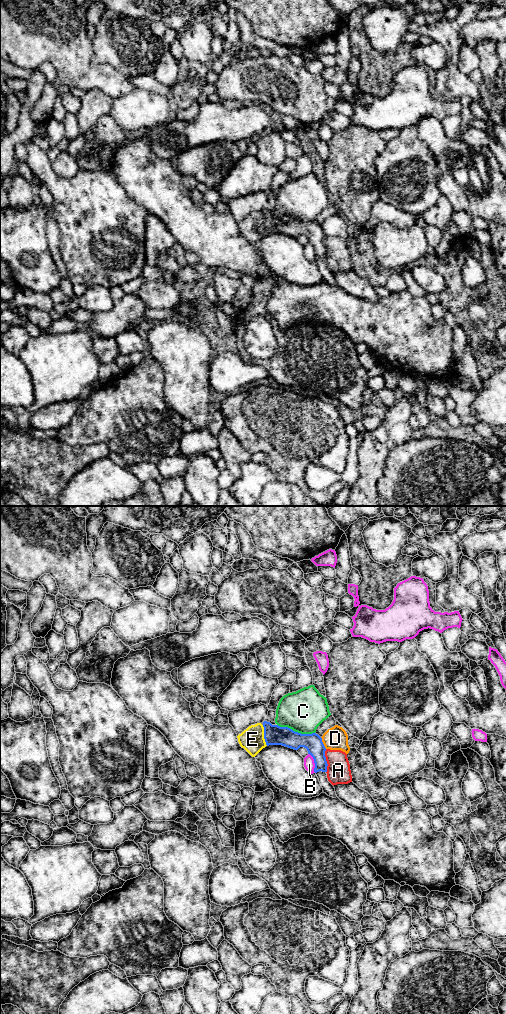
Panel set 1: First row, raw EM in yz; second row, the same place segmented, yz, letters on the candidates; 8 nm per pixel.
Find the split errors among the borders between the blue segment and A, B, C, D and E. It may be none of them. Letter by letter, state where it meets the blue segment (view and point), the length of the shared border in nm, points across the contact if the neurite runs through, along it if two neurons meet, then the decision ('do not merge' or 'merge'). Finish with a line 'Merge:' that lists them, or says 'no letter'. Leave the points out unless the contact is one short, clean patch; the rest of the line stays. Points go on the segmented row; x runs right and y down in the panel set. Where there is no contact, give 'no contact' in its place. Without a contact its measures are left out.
A: yz (326, 761) | 190 nm | do not merge
B: yz (314, 762) | 170 nm | along yz (308, 753), (313, 759), (315, 772) | do not merge
C: yz (296, 732) | 320 nm | do not merge
D: yz (322, 743) | 110 nm | do not merge
E: yz (264, 735) | 170 nm | across yz (273, 734), (264, 735), (252, 739) | merge
Merge: E

